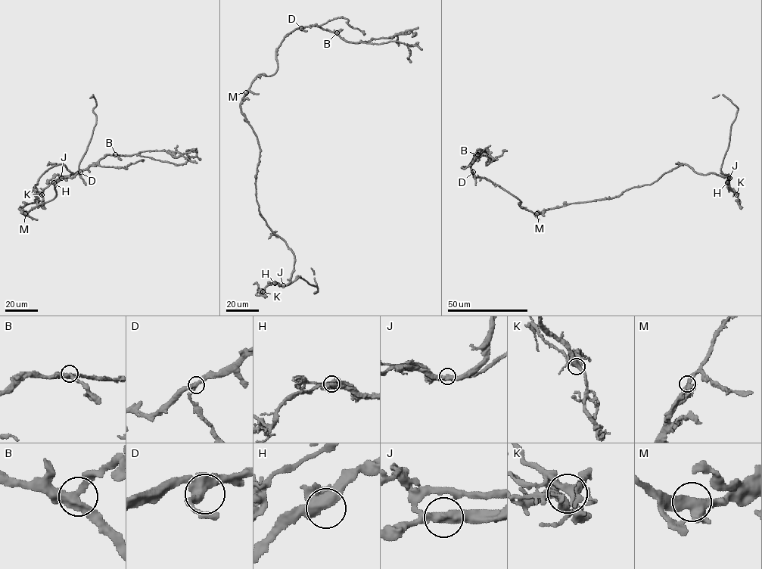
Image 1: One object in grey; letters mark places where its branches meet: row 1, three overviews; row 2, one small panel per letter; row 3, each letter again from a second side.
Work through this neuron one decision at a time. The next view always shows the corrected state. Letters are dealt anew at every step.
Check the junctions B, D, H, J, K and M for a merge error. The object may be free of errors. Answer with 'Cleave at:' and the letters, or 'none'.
Cleave at: none

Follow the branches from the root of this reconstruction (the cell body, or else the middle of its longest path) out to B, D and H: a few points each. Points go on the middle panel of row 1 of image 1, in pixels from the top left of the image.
B: (257, 139), (240, 104), (257, 76), (276, 71), (276, 51), (282, 40), (295, 29), (312, 26), (337, 32)
D: (257, 139), (242, 113), (241, 101), (257, 76), (275, 73), (276, 51), (281, 42), (290, 32), (301, 28)
H: (257, 139), (259, 157), (256, 189), (259, 214), (285, 242), (294, 258), (290, 281), (285, 285), (275, 283)

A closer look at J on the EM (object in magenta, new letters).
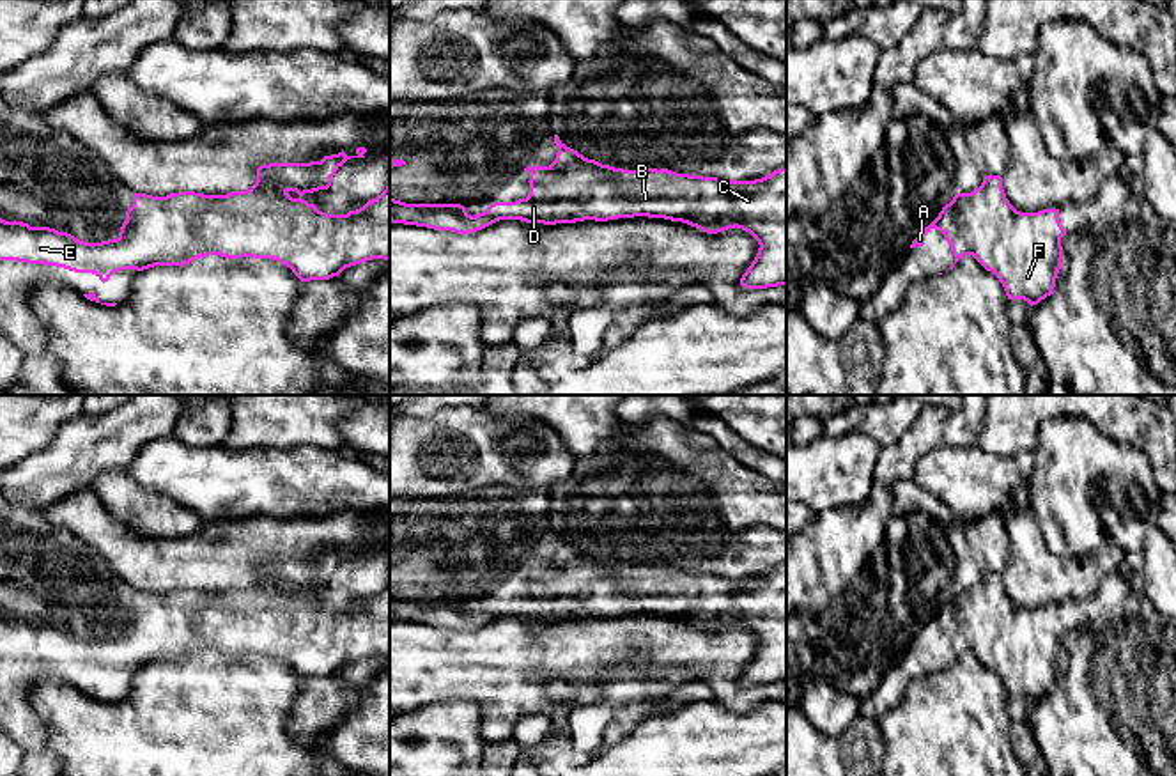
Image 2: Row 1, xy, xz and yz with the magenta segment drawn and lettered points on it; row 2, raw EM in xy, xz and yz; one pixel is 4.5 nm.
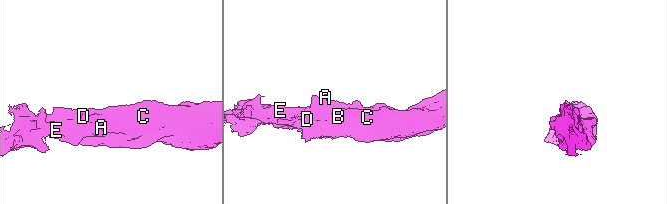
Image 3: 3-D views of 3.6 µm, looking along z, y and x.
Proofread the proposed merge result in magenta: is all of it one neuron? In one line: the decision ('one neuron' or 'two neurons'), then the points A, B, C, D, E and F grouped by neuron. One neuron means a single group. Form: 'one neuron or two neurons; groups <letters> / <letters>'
one neuron; groups A B C D E F

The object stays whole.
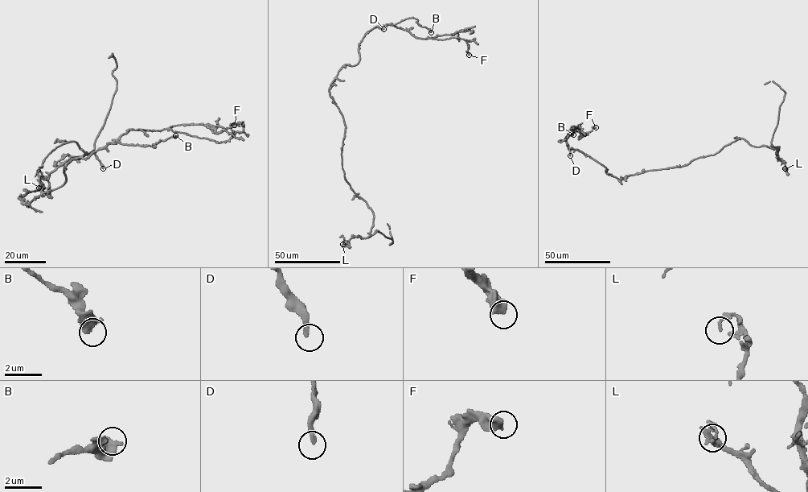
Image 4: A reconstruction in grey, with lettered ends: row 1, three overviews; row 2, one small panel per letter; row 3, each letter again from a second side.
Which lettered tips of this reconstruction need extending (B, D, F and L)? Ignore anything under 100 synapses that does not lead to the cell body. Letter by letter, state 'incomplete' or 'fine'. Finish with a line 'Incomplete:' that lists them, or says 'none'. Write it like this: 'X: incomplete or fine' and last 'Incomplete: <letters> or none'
B: fine
D: fine
F: fine
L: fine
Incomplete: none

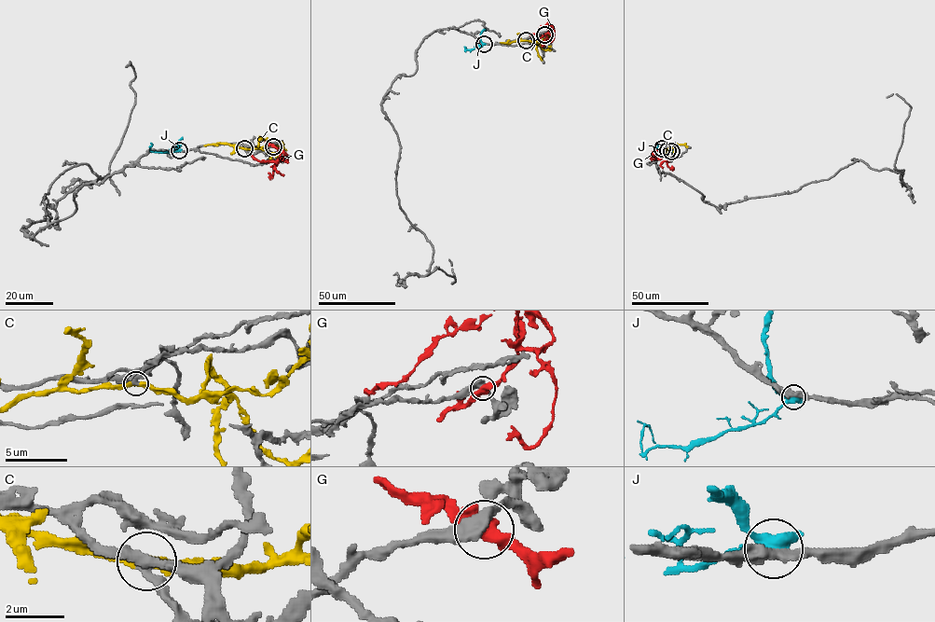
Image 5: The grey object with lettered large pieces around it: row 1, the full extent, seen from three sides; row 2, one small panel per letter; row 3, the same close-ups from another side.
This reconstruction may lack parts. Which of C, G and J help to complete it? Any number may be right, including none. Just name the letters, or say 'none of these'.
G

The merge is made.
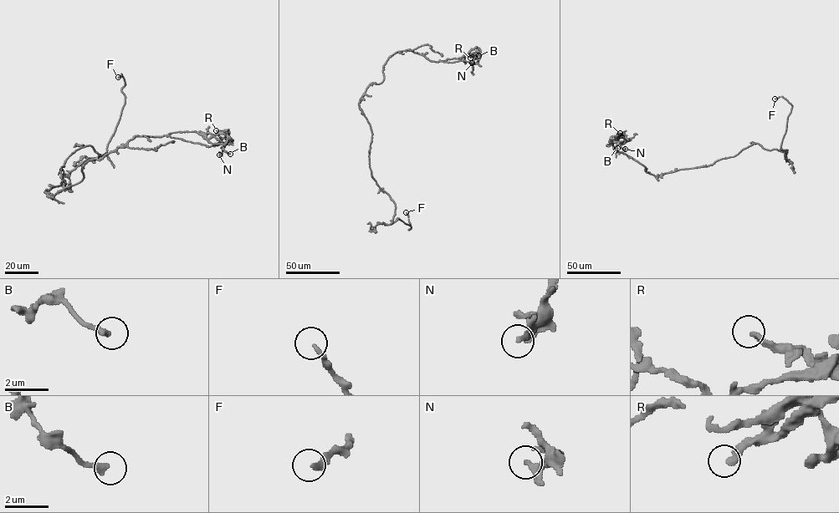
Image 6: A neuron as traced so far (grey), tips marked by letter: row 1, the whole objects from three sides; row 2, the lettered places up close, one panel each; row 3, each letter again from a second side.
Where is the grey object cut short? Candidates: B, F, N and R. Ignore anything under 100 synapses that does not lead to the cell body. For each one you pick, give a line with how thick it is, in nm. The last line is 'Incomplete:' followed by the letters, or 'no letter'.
F: Thickness 240 nm
Incomplete: F

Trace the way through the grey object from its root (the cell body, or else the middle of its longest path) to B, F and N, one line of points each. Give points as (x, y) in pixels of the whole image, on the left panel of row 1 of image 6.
B: (53, 187), (49, 196), (136, 136), (223, 134), (230, 154)
F: (53, 187), (75, 150), (106, 152), (125, 101), (118, 77)
N: (53, 187), (44, 191), (49, 196), (79, 183), (88, 160), (136, 136), (227, 134), (232, 143), (219, 154)

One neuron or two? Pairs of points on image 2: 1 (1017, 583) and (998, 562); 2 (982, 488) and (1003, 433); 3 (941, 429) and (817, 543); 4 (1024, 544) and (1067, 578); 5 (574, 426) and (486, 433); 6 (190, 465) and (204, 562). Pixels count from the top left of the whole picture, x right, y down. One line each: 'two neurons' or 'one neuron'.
1: two neurons
2: two neurons
3: one neuron
4: one neuron
5: two neurons
6: two neurons

